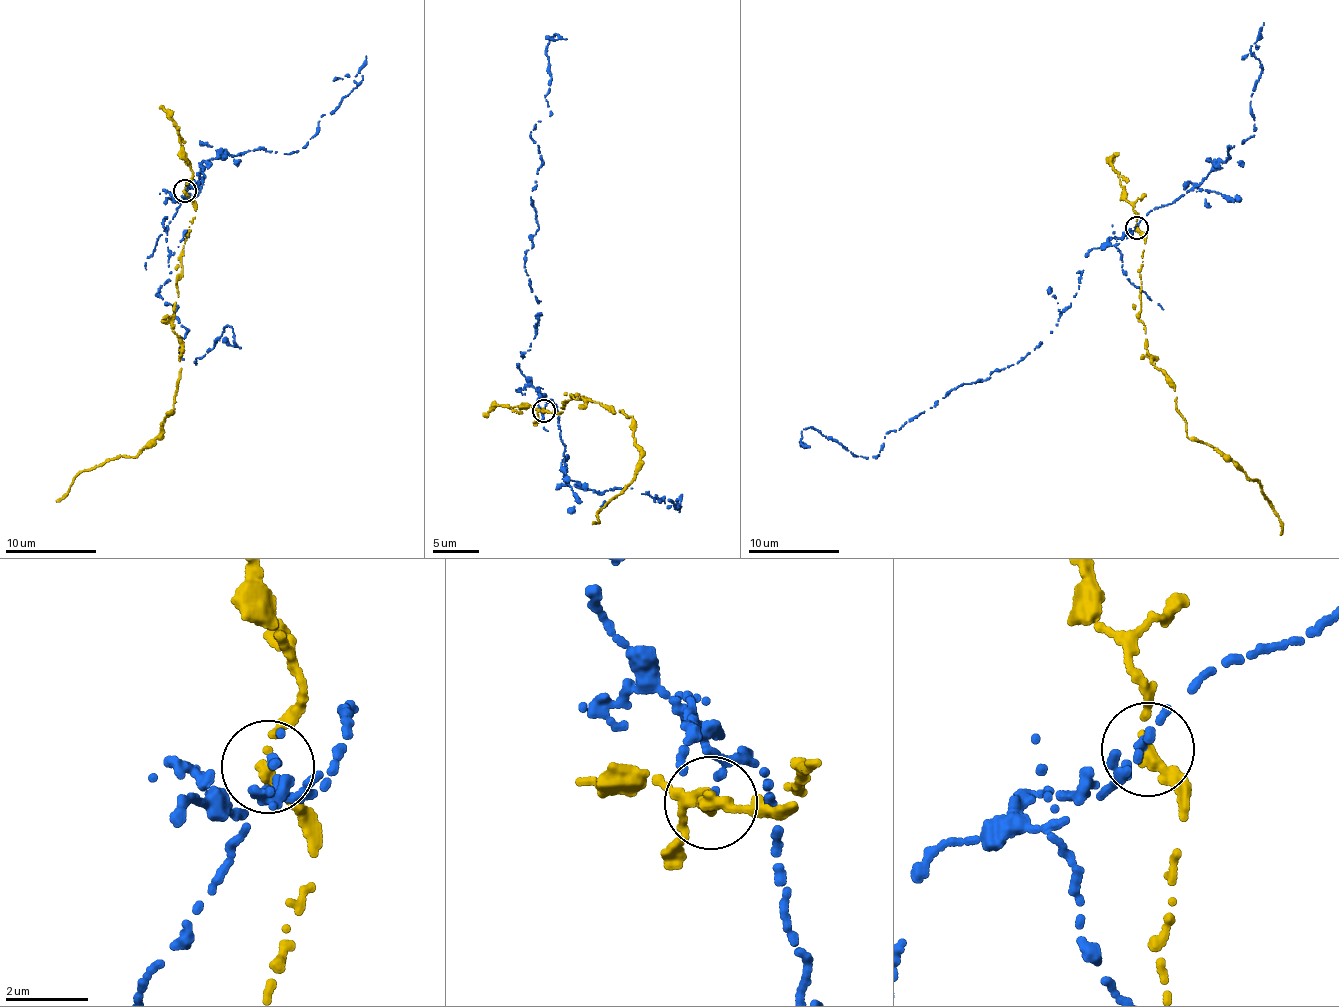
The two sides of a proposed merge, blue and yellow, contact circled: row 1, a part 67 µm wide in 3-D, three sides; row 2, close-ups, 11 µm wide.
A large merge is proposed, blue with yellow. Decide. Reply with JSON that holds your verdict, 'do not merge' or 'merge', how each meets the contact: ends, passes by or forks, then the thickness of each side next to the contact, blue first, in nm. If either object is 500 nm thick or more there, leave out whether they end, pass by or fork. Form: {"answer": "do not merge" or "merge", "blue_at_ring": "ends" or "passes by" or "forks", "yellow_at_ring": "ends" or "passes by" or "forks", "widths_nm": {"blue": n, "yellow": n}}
{"answer": "do not merge", "blue_at_ring": "ends", "yellow_at_ring": "passes by", "widths_nm": {"blue": 180, "yellow": 240}}

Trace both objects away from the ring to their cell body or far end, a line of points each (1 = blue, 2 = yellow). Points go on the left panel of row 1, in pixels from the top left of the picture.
1: (185, 190), (164, 203), (171, 273), (156, 295), (178, 306), (182, 359), (233, 328), (234, 344), (224, 336)
2: (184, 190), (194, 219), (182, 245), (172, 325), (181, 349), (174, 407), (146, 446), (84, 470), (56, 502)

